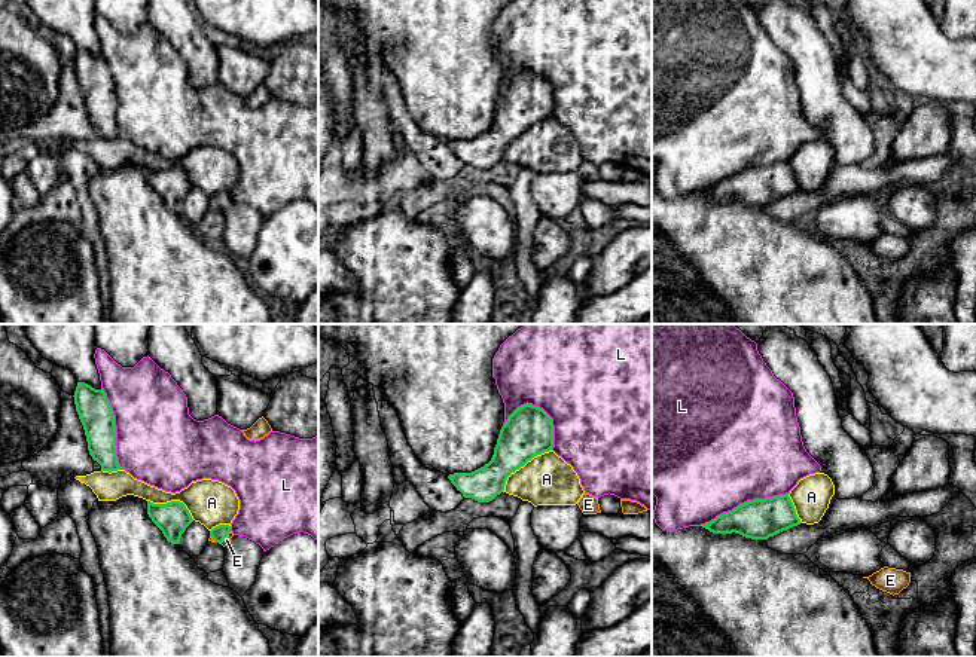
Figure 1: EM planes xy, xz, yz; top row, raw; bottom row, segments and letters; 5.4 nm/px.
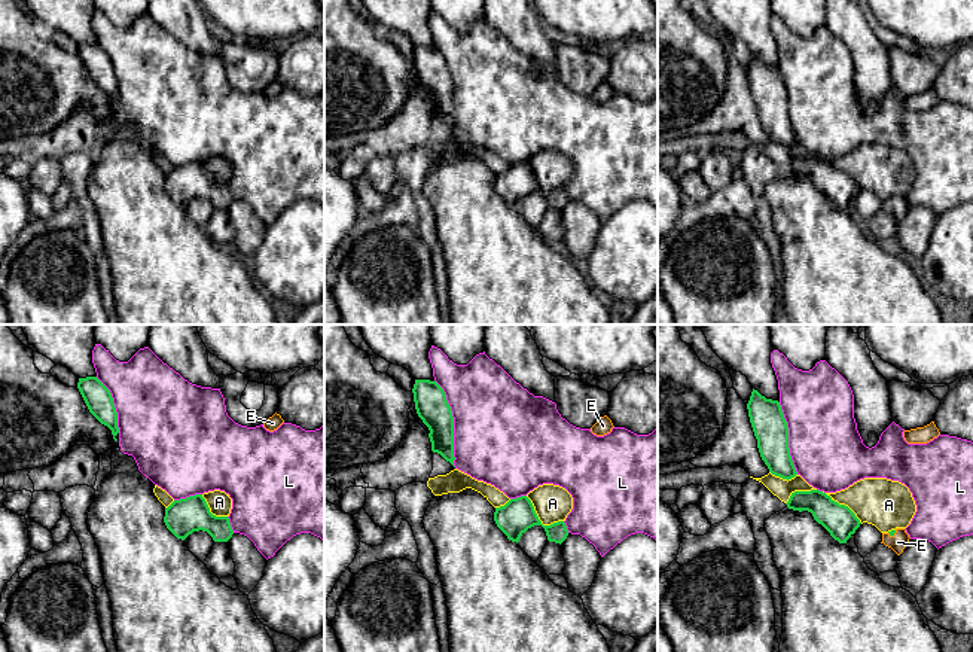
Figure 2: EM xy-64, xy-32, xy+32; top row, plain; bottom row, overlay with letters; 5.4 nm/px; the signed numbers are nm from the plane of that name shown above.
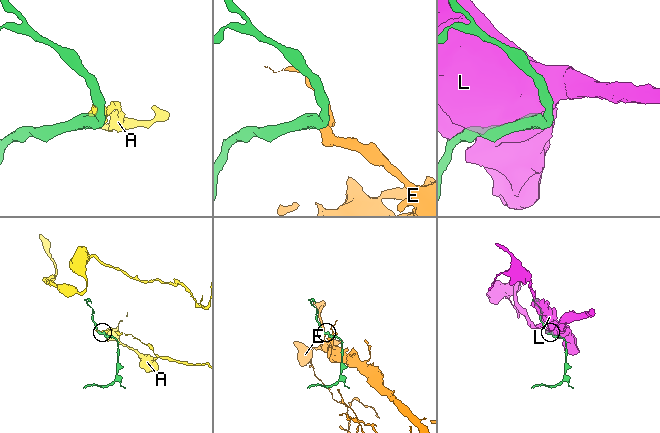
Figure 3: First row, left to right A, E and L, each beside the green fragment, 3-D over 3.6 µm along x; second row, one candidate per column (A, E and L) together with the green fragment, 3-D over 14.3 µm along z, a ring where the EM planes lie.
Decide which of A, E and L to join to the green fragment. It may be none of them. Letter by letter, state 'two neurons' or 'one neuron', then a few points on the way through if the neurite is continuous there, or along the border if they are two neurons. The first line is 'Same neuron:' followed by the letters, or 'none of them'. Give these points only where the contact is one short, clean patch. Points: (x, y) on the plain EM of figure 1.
Same neuron: E
A: two neurons
E: one neuron; runs through xy (219, 199), (225, 204), (226, 207)
L: two neurons

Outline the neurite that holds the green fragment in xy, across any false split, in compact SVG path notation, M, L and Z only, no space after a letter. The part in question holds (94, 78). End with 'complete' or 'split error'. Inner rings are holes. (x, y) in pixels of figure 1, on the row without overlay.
M77 49L73 64L85 97L89 122L101 132L103 138L121 137L116 123L115 82L104 56Z; complete

